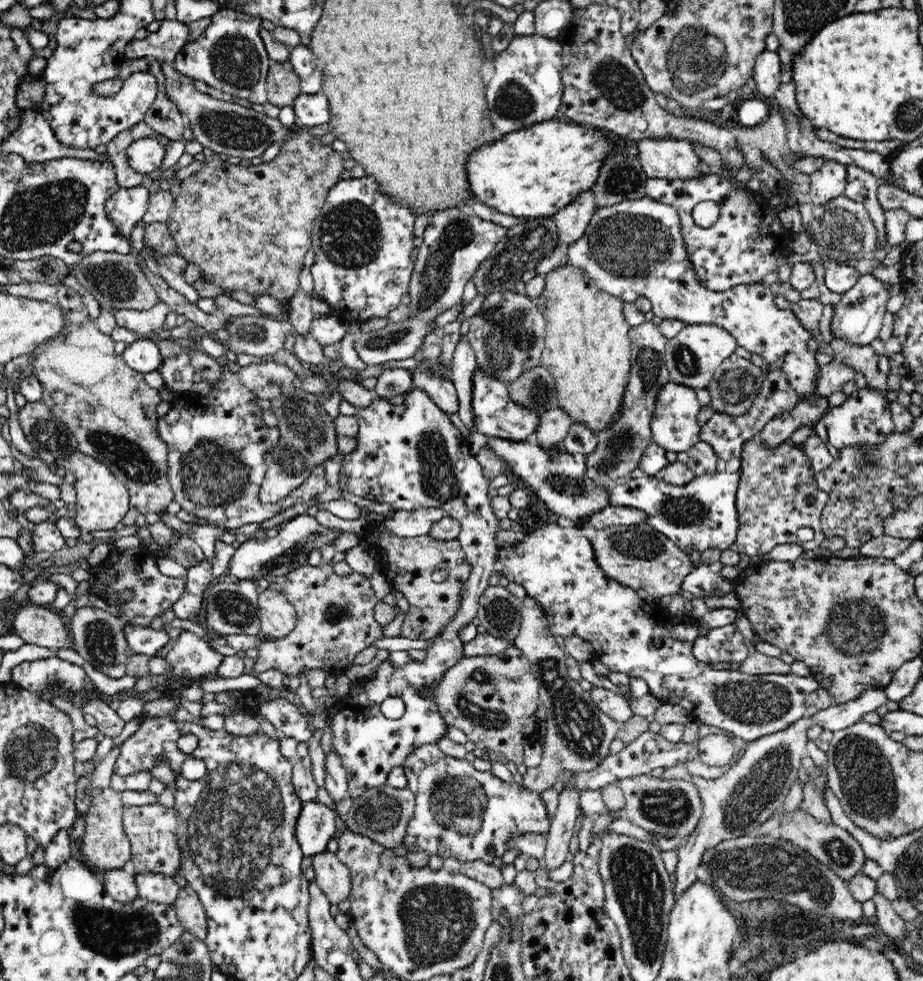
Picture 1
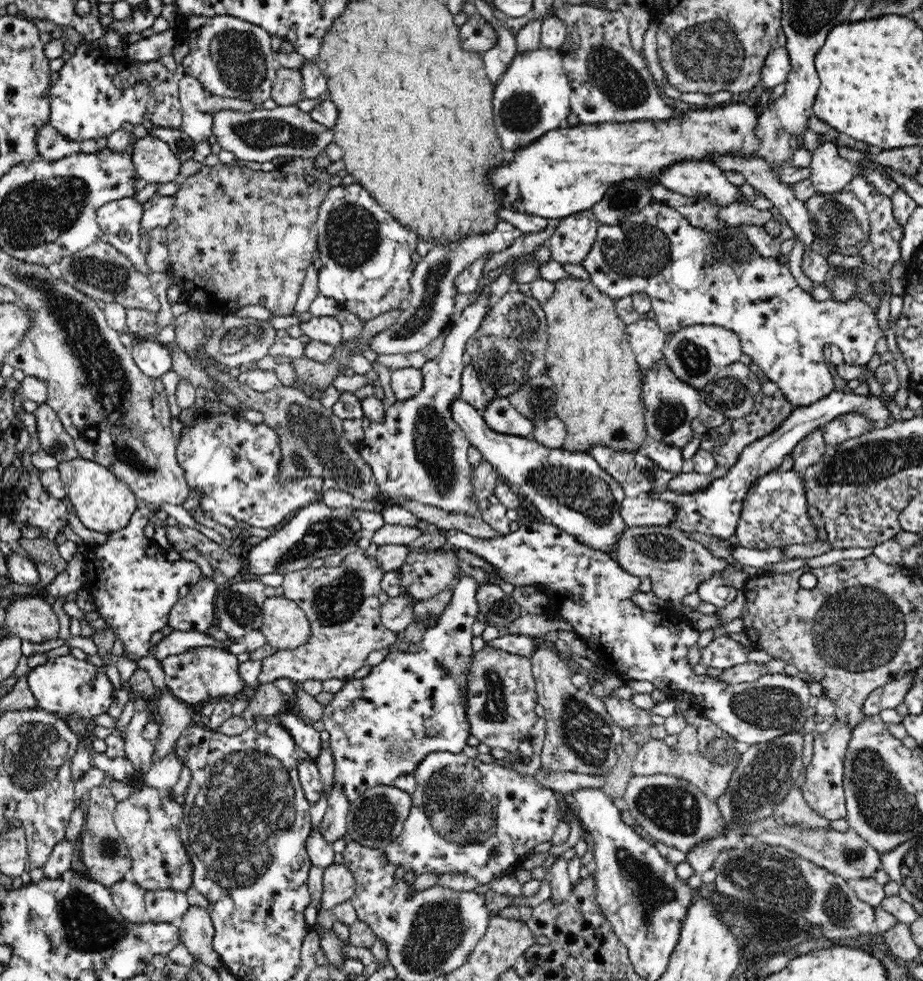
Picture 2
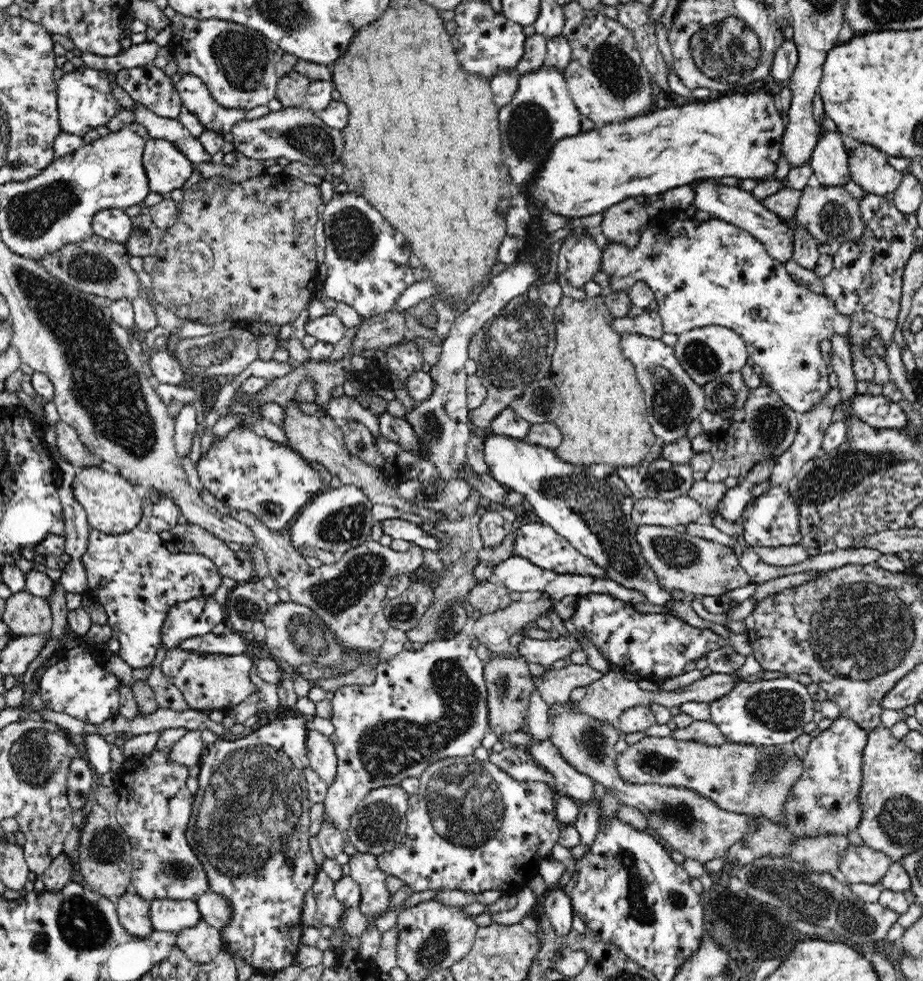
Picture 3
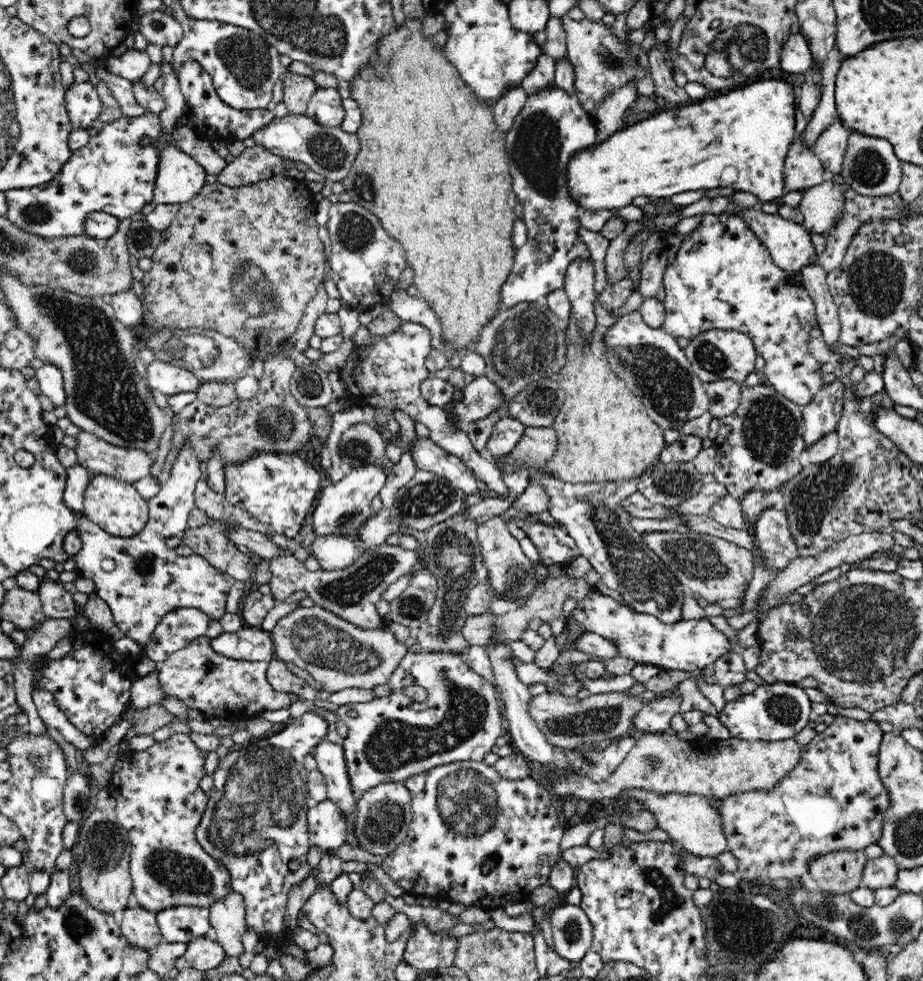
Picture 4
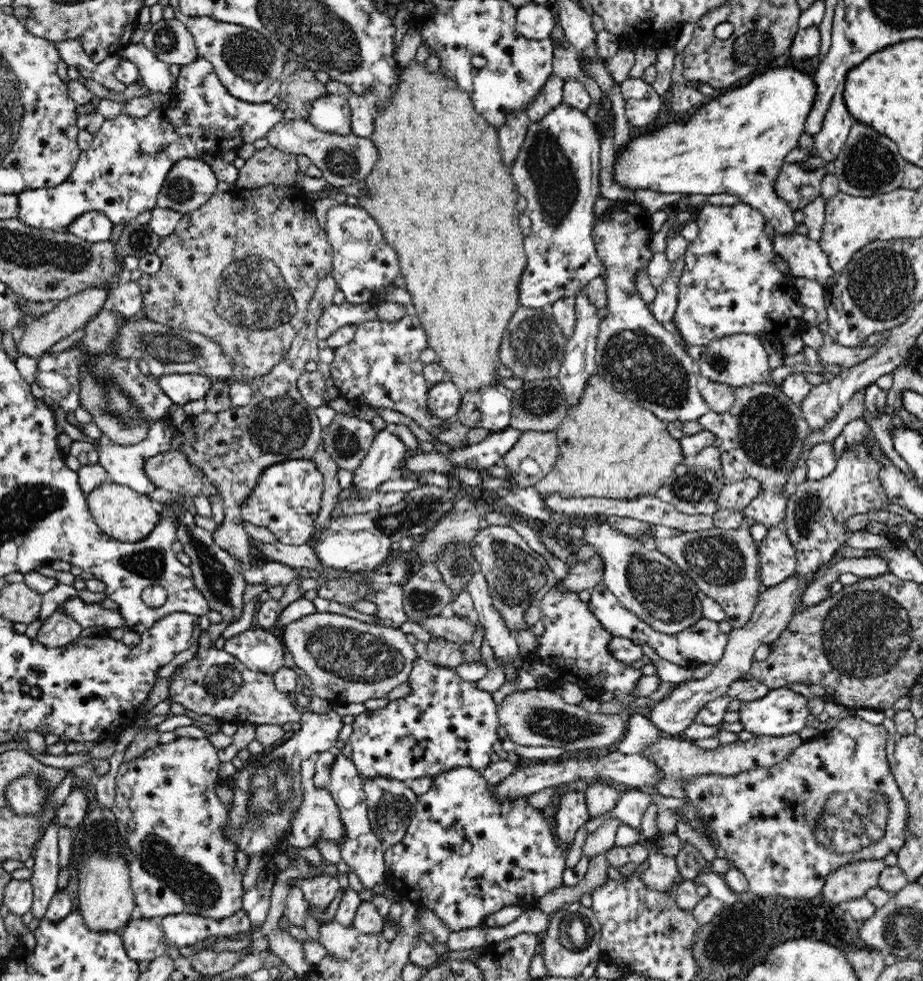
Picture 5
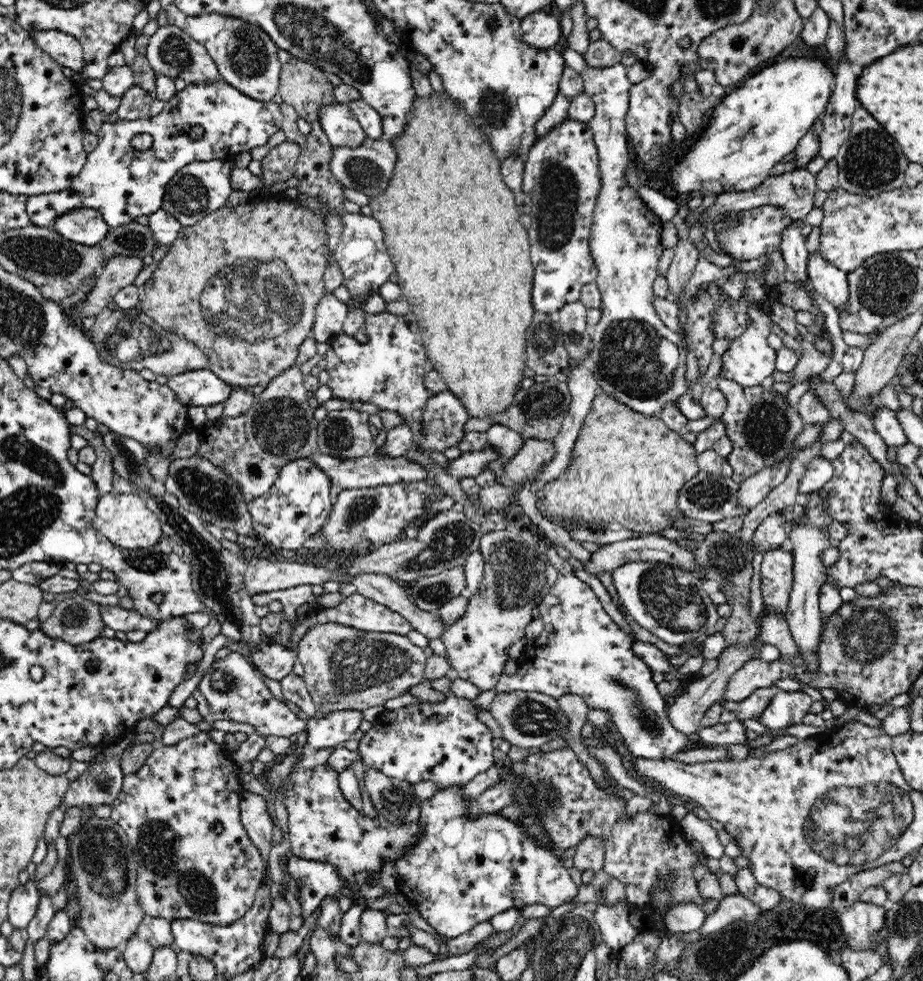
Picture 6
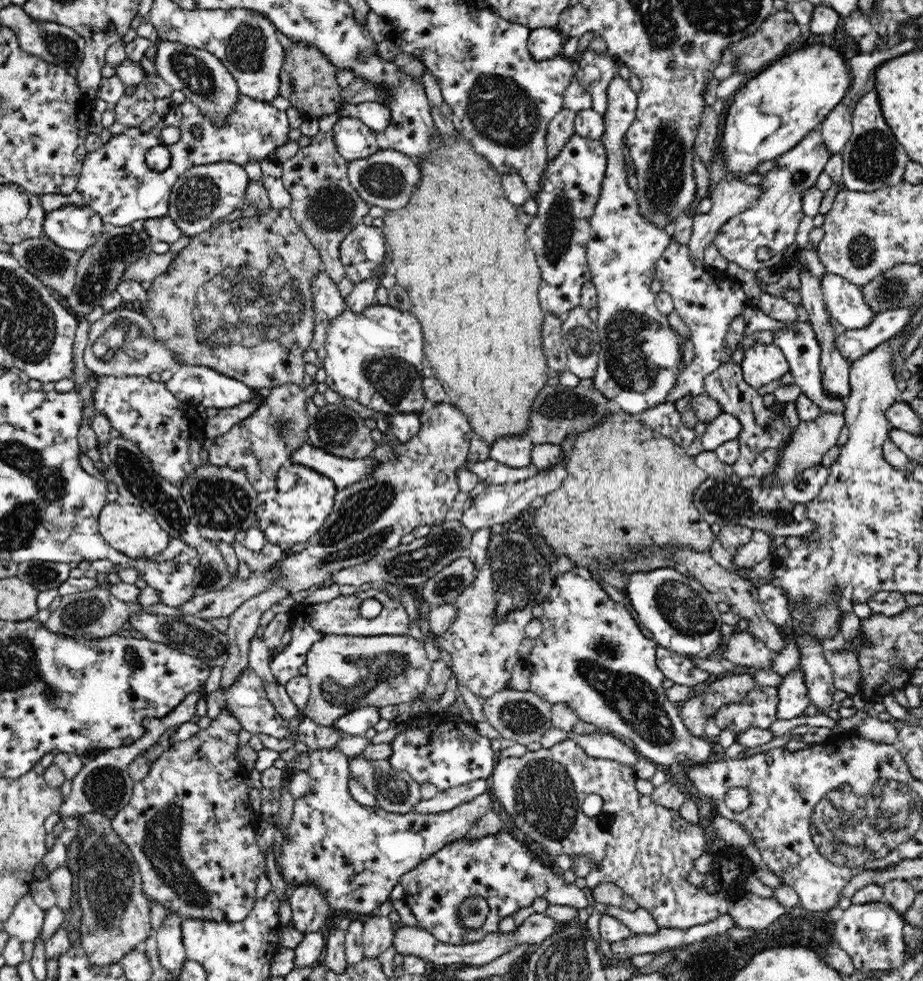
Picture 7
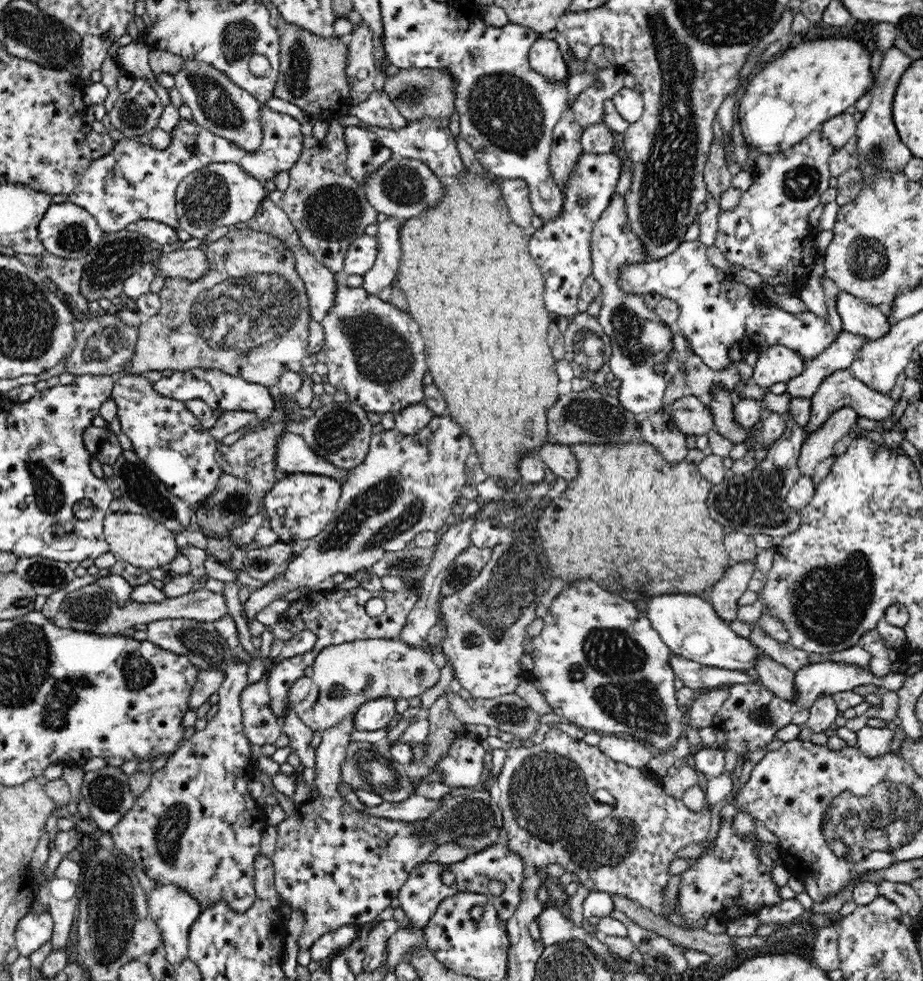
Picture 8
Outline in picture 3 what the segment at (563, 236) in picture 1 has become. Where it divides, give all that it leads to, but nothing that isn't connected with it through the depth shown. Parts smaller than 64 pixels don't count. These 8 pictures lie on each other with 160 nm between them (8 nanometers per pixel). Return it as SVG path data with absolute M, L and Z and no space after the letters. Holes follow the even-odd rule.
M587 231L568 235L557 253L557 270L570 284L581 289L596 271L600 271L601 249Z

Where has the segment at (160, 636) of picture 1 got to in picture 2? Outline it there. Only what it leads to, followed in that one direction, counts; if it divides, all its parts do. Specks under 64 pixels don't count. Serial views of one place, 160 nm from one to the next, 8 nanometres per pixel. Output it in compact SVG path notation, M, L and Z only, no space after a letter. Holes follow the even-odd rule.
M174 630L172 633L164 635L162 640L149 648L149 654L155 659L161 661L173 654L185 653L190 648L199 646L210 646L218 648L226 648L234 643L233 640L216 640L207 633L195 631L183 632L182 630Z

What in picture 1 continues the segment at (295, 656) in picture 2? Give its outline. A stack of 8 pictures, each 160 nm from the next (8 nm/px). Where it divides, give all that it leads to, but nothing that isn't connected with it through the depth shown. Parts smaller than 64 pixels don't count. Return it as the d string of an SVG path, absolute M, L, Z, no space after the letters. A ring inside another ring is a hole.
M326 563L320 566L304 565L286 574L281 593L294 606L296 627L288 635L267 640L258 648L253 667L254 676L271 668L289 676L300 676L306 669L320 668L327 675L339 677L354 660L358 652L384 638L383 628L374 619L374 608L380 600L364 575L338 575Z

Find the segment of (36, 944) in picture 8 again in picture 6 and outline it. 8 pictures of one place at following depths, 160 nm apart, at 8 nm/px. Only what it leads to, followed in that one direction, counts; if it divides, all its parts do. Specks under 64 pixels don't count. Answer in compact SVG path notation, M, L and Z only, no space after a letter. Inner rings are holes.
M29 880L25 884L19 884L11 894L7 911L8 920L14 929L27 928L28 923L34 918L39 903L38 887L34 881Z

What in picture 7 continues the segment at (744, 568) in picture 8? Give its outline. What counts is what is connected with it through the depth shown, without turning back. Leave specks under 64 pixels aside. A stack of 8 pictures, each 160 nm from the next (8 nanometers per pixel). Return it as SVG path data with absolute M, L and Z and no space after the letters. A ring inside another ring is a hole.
M762 530L753 531L752 540L736 550L732 562L739 569L750 569L772 555L774 536Z

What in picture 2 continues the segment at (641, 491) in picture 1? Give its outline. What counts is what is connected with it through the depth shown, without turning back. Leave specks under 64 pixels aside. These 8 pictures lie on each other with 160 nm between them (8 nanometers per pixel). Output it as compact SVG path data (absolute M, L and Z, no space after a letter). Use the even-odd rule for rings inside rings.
M833 390L824 398L817 400L810 406L797 406L792 409L790 416L786 418L782 425L774 429L770 434L762 436L757 441L752 442L744 447L744 450L738 456L736 464L729 468L727 473L719 478L714 479L707 489L691 492L690 494L682 494L676 490L666 489L665 491L656 493L651 491L648 495L658 500L672 502L675 506L675 517L672 527L675 526L683 533L700 532L700 534L708 534L720 541L728 542L729 538L736 532L738 521L741 517L741 510L745 496L749 492L750 485L756 482L757 478L763 477L771 470L777 469L787 454L791 454L794 447L810 432L822 429L823 426L845 415L847 412L856 412L868 419L872 419L874 423L885 425L891 422L891 414L887 404L880 400L877 396L872 395L856 395L846 390Z

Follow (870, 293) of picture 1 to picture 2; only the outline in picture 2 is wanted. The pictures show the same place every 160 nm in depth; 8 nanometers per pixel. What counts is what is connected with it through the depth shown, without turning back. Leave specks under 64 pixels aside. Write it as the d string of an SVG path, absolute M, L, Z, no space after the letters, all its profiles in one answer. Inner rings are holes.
M652 200L644 210L623 216L615 225L600 225L594 244L581 265L594 286L613 301L638 293L647 294L655 310L655 321L665 333L694 325L718 325L735 332L740 338L742 352L760 366L763 379L775 382L794 407L810 406L835 390L824 359L826 344L840 347L846 363L867 366L883 332L876 311L862 297L852 295L845 301L832 297L816 301L812 294L802 290L788 265L781 265L777 258L762 257L750 242L742 248L742 256L725 260L723 240L731 241L732 237L721 236L717 230L710 232L692 226L678 210Z

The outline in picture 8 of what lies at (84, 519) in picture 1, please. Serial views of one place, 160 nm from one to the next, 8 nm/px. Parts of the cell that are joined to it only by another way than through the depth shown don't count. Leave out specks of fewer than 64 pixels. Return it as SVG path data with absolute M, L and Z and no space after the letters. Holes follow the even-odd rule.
M109 512L103 520L103 531L108 544L108 551L117 559L128 562L128 565L142 569L156 569L168 565L179 554L175 532L168 530L154 518L134 514L133 512Z

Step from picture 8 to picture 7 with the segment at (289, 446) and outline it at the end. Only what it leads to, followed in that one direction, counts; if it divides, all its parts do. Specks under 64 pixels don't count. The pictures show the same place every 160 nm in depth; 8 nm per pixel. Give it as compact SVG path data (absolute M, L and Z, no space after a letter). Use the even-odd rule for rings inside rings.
M302 444L298 450L294 450L289 462L310 467L320 474L326 475L334 481L338 490L368 478L368 474L376 466L372 456L361 459L337 457L312 444Z

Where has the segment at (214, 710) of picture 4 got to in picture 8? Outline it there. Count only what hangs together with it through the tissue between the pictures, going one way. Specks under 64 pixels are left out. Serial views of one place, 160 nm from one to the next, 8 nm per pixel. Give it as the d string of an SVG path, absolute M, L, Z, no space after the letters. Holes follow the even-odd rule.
M264 678L257 684L248 684L241 692L244 734L251 744L275 744L282 734L281 725L270 706L270 693Z

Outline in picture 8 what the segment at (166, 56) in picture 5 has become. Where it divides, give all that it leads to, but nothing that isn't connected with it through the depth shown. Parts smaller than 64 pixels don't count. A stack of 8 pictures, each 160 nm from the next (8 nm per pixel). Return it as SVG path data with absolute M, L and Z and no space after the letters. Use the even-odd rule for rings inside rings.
M186 59L184 68L174 74L174 80L175 89L182 95L184 104L192 109L193 120L197 124L248 152L261 148L262 125L259 118L263 104L234 84L224 72L204 62Z

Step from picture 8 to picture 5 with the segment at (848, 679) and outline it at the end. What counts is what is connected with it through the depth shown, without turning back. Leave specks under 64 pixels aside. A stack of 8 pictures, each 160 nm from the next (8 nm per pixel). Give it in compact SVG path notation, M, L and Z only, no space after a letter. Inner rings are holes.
M787 687L770 689L770 692L762 698L742 702L738 714L740 715L739 722L744 726L743 730L752 732L756 737L785 737L796 734L806 726L806 720L810 716L808 699Z

